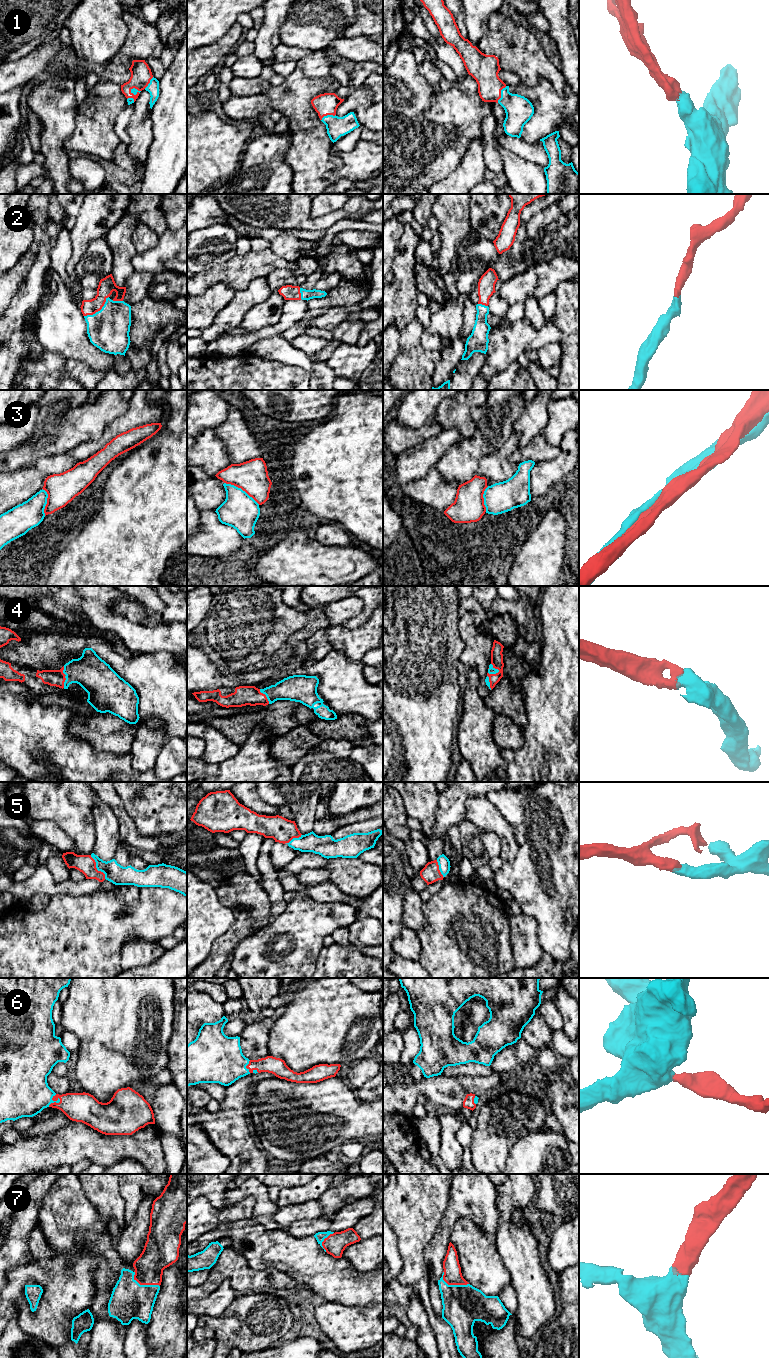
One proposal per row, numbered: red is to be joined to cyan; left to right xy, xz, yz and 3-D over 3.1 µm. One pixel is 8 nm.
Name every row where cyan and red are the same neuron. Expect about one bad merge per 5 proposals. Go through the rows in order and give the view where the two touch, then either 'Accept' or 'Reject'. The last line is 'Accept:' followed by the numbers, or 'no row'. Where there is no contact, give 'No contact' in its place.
1: Touches cyan in yz. Accept
2: Touches cyan in xy. Accept
3: Touches cyan in xz. Reject
4: Touches cyan in xy. Accept
5: Touches cyan in xy. Accept
6: Touches cyan in xy. Accept
7: Touches cyan in xy. Accept
Accept: 1, 2, 4, 5, 6, 7

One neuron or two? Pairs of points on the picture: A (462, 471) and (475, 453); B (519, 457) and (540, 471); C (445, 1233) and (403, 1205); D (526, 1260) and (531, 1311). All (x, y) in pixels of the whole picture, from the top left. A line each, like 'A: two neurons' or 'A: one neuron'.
A: one neuron
B: two neurons
C: two neurons
D: one neuron

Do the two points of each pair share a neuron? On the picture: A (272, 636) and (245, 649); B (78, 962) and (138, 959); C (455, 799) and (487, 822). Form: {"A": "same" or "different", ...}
{"A": "same", "B": "different", "C": "different"}

